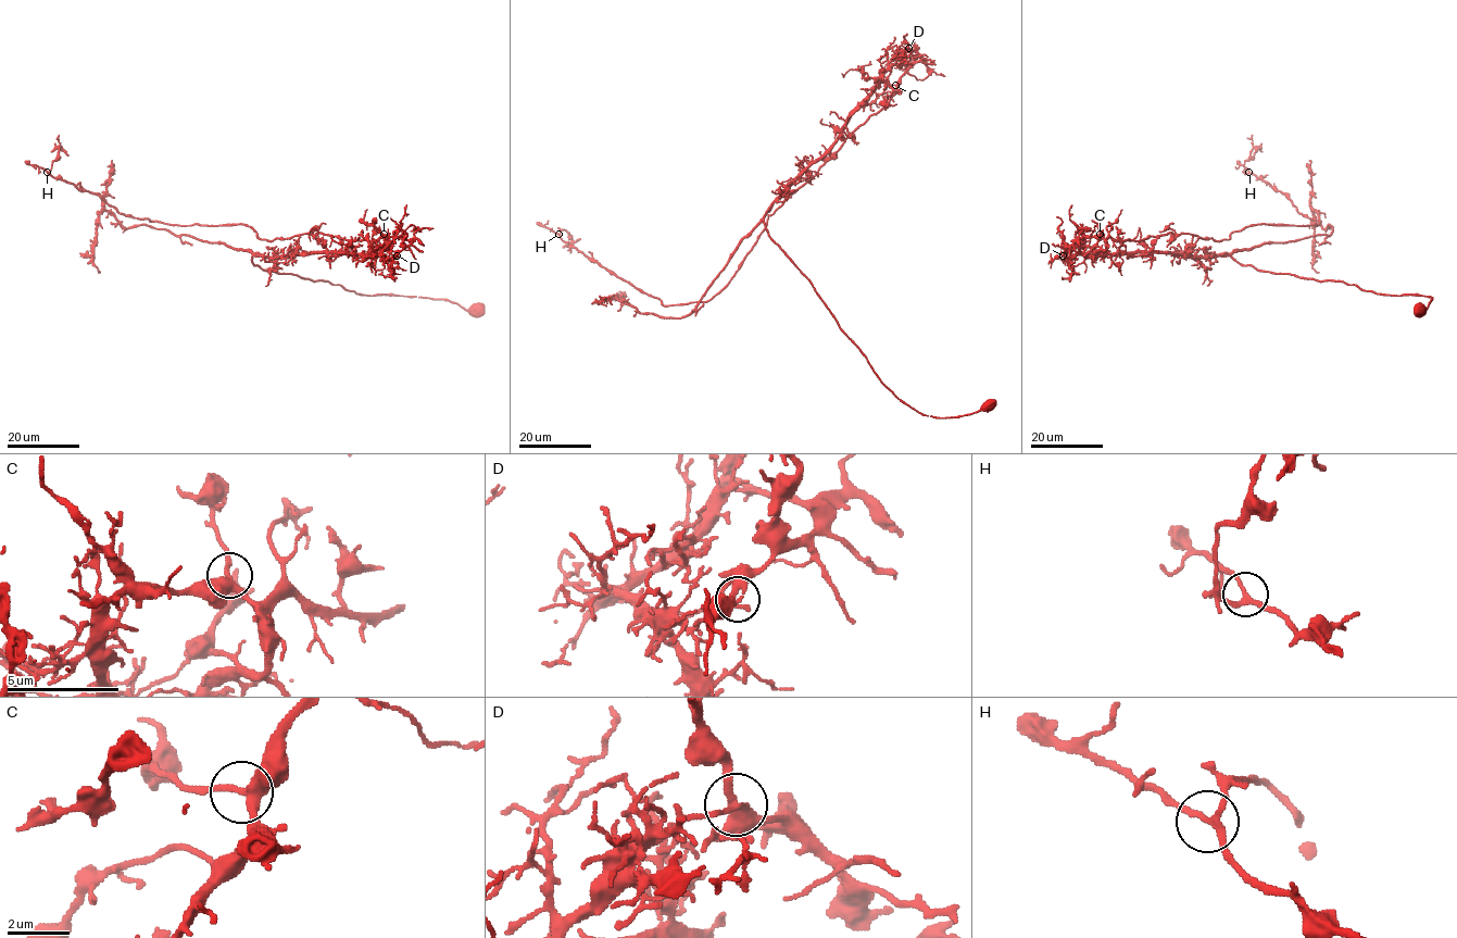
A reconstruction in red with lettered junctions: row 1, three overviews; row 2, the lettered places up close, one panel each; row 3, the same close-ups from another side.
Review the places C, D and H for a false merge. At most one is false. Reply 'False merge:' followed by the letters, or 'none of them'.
False merge: D

